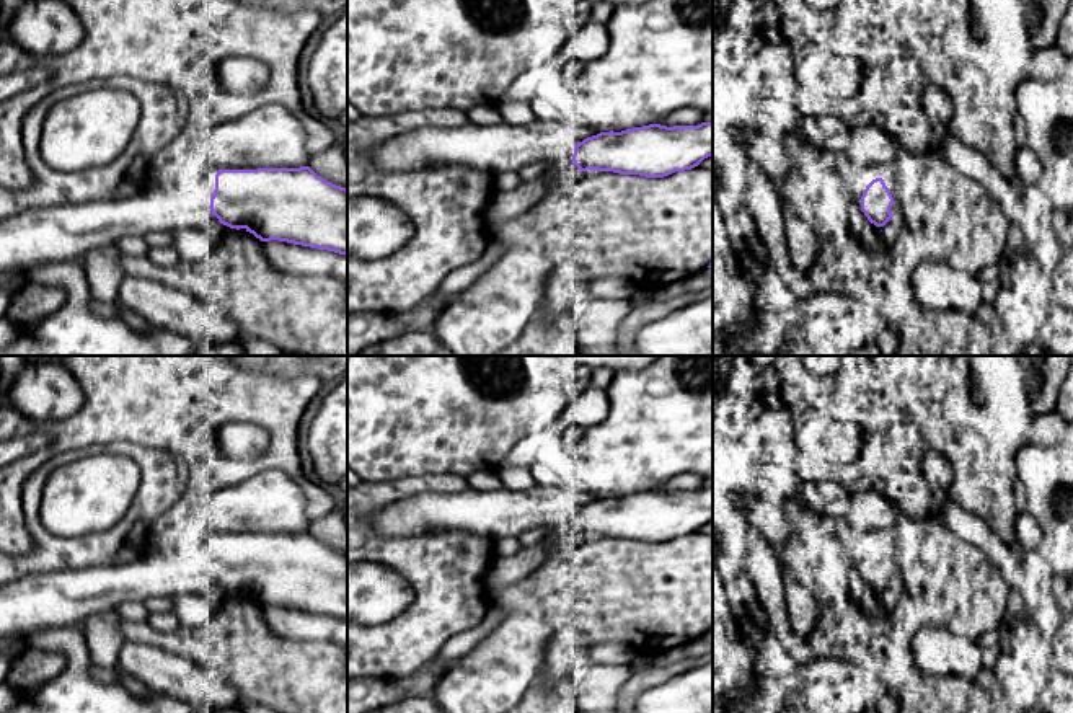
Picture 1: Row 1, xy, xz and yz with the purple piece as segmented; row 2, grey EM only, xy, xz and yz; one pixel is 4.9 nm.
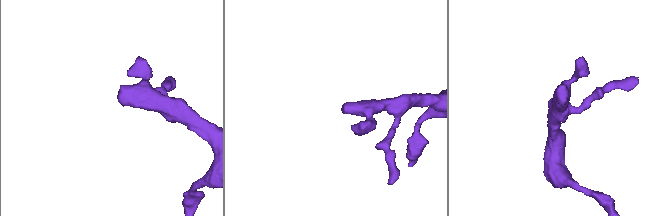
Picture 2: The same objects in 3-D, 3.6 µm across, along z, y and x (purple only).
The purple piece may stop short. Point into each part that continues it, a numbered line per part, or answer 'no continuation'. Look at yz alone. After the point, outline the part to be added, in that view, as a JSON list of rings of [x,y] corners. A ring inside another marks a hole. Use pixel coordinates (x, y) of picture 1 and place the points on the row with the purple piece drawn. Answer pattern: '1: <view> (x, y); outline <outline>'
1: yz (858, 219); outline [[[861,209],[851,214],[851,230],[853,232],[856,233],[863,232],[868,227],[868,224],[869,220]]]

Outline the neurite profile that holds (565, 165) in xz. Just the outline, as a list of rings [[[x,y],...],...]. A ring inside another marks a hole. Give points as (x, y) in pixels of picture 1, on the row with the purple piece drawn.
[[[574,150],[563,155],[556,162],[548,163],[550,166],[553,166],[559,171],[559,175],[550,181],[550,188],[556,188],[556,186],[563,184],[564,181],[567,181],[569,178],[572,178],[576,175],[602,175],[603,173],[603,171],[597,171],[597,170],[581,171],[574,165],[572,155],[574,155]]]

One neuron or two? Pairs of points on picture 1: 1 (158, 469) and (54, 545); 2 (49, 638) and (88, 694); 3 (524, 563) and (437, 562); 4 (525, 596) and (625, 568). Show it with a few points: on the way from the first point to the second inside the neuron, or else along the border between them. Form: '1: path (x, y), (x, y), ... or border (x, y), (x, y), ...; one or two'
1: path (150, 501), (106, 547), (87, 547); one
2: path (64, 646), (77, 659), (77, 679); one
3: border (486, 573), (485, 591); two
4: path (550, 593), (600, 591); one

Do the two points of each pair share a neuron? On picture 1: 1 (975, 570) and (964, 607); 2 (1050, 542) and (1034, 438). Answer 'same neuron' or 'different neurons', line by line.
1: same neuron
2: different neurons

